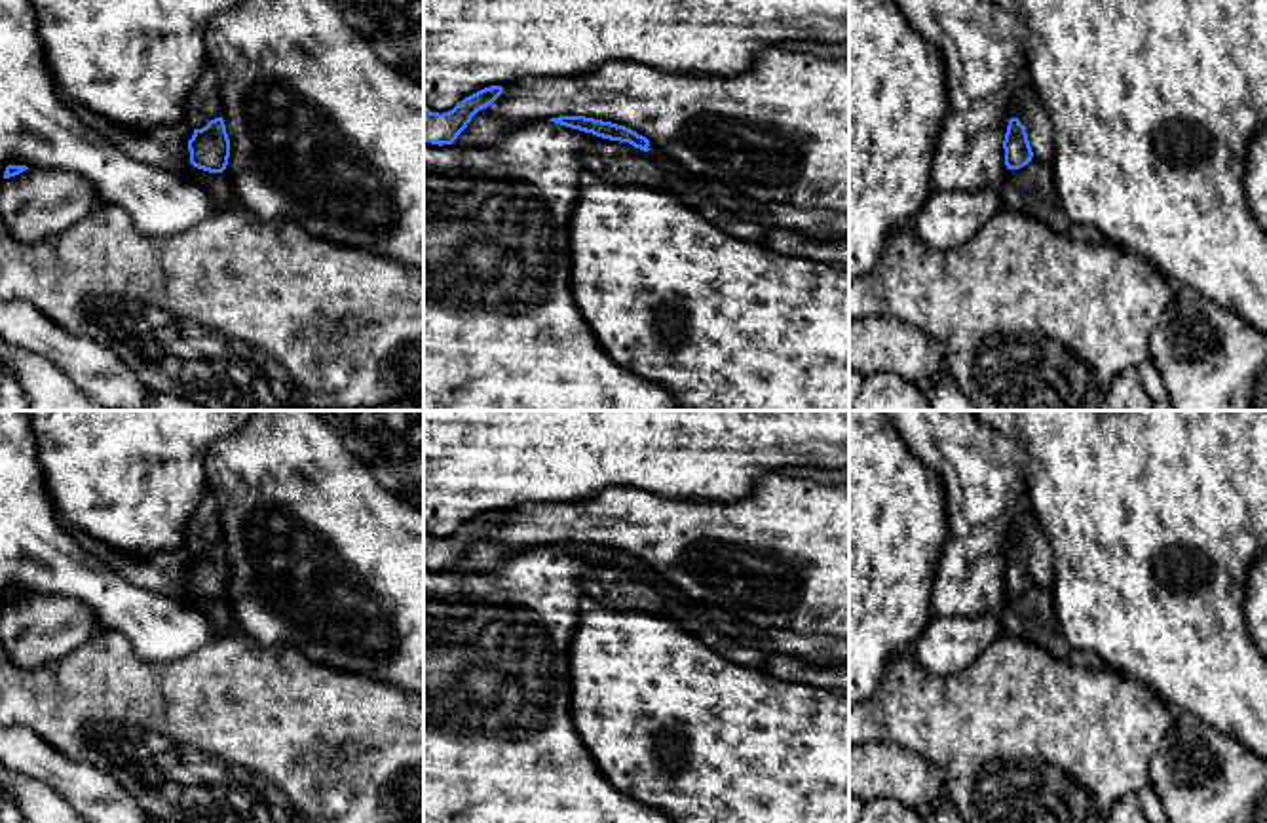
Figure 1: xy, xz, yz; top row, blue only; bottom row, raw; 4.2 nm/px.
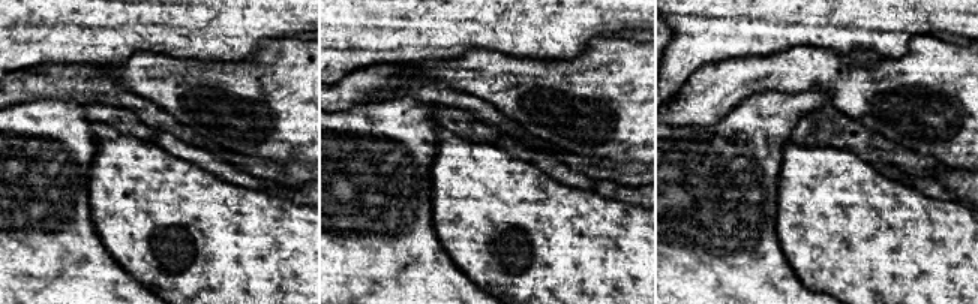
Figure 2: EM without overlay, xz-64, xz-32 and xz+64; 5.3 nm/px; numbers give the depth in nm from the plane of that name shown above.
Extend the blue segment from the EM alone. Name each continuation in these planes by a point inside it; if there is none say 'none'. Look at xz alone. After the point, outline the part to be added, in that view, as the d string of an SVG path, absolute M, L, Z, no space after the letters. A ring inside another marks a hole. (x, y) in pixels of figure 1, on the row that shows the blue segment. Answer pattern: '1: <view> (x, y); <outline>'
none

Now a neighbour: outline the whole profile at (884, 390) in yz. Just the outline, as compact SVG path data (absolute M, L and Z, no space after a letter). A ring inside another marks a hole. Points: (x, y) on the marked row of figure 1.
M895 373L864 376L853 411L931 411L925 392Z

